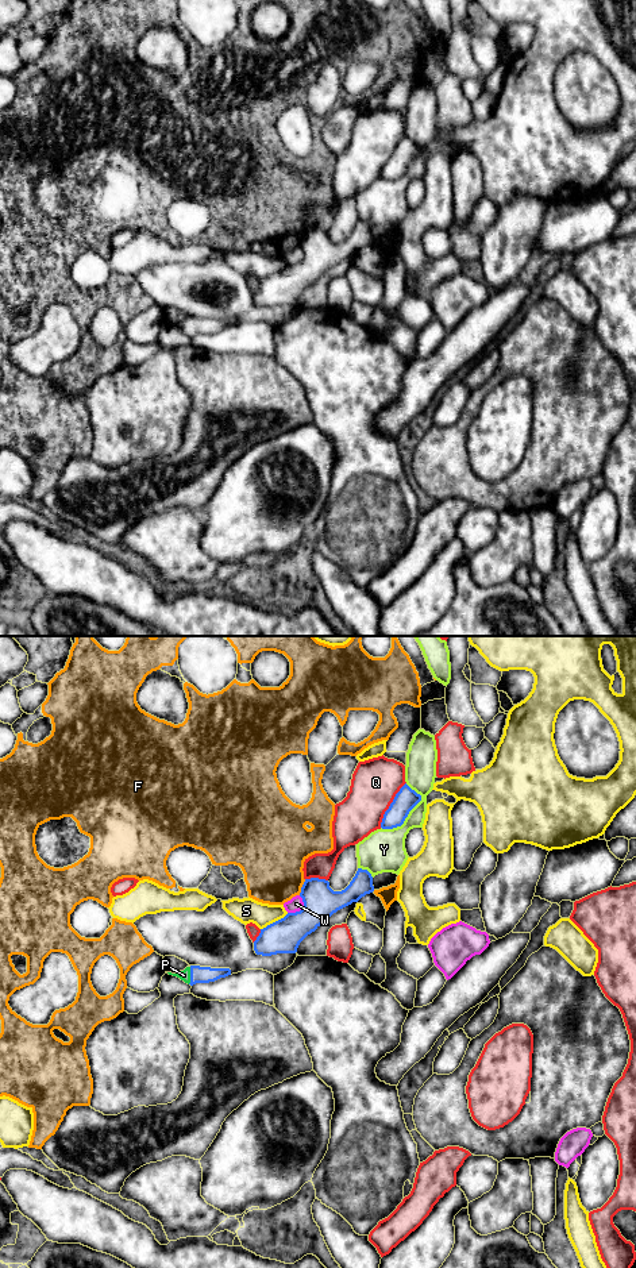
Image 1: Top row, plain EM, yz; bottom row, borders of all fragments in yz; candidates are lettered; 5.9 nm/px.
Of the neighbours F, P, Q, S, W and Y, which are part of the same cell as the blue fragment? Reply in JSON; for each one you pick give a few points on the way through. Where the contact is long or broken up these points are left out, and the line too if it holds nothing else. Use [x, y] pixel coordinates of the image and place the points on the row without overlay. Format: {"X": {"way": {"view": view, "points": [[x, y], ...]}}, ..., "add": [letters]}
{"P": {"way": {"view": "yz", "points": [[199, 326], [191, 327], [184, 327]]}}, "add": ["P"]}

